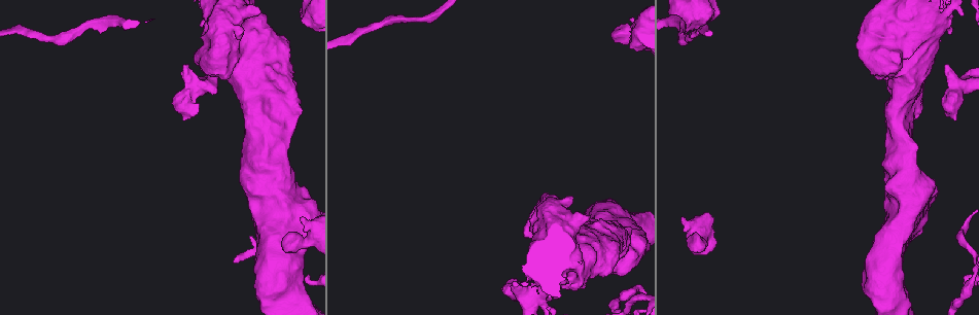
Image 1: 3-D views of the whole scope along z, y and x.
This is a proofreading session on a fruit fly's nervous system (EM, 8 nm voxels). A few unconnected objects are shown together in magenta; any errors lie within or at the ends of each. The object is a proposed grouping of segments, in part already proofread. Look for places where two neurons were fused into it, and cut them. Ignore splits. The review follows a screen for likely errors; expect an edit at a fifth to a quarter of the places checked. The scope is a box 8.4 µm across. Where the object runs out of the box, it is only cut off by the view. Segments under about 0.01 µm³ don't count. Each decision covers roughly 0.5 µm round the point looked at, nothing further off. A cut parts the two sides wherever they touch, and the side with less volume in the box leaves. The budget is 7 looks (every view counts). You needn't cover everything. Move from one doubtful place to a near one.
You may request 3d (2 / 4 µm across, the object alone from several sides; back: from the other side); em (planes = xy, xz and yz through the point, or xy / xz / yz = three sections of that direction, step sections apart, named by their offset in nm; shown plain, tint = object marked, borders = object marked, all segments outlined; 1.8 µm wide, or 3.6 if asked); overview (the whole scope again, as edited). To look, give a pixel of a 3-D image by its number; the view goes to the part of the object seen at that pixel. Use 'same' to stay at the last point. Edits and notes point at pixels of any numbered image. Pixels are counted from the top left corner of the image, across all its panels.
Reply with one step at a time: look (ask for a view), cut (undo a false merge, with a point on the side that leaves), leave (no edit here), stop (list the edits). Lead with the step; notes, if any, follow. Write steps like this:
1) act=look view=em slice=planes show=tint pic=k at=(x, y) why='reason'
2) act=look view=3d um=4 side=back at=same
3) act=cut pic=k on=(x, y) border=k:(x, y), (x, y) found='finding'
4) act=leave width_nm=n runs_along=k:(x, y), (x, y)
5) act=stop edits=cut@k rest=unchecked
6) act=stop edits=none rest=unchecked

act=look view=3d um=2 pic=1 at=(203, 87) why='calibre changes'

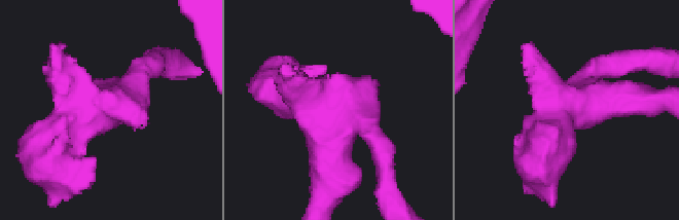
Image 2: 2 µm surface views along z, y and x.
act=look view=em slice=yz step=16 show=tint pic=2 at=(106, 107) why='need the tissue'

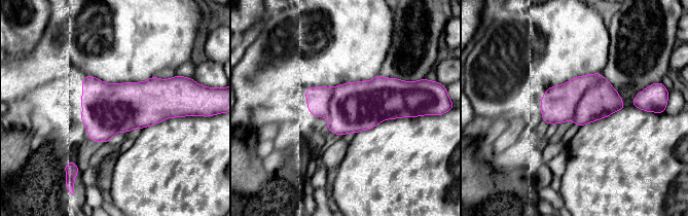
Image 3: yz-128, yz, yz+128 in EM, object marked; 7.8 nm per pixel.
act=look view=em slice=planes show=tint at=same

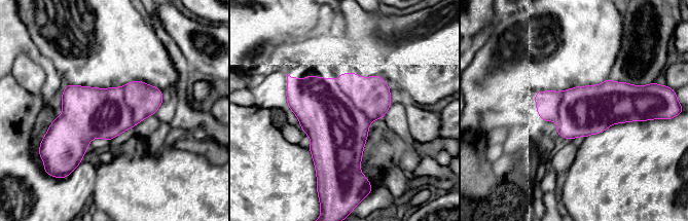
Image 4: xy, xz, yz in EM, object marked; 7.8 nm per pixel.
act=cut pic=4 on=(103, 113) width_nm=380 border=4:(122, 87), (135, 123) found='a second neuron is stuck on'

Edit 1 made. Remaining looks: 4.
act=look view=em um=3.6 slice=yz step=16 show=tint pic=1 at=(276, 77) why='thick turns thin'

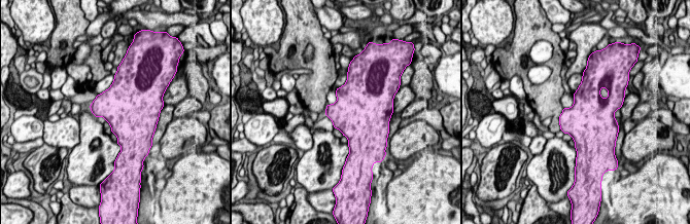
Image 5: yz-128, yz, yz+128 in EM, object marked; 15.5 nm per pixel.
act=look view=em um=3.6 slice=planes show=borders at=same

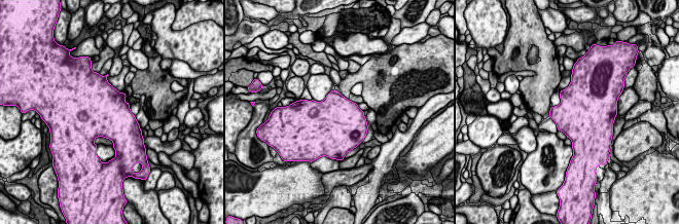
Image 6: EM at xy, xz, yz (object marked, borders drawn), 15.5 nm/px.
act=leave width_nm=750 found='all the same neuron'

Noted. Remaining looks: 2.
act=stop edits=cut@4 rest=unchecked

